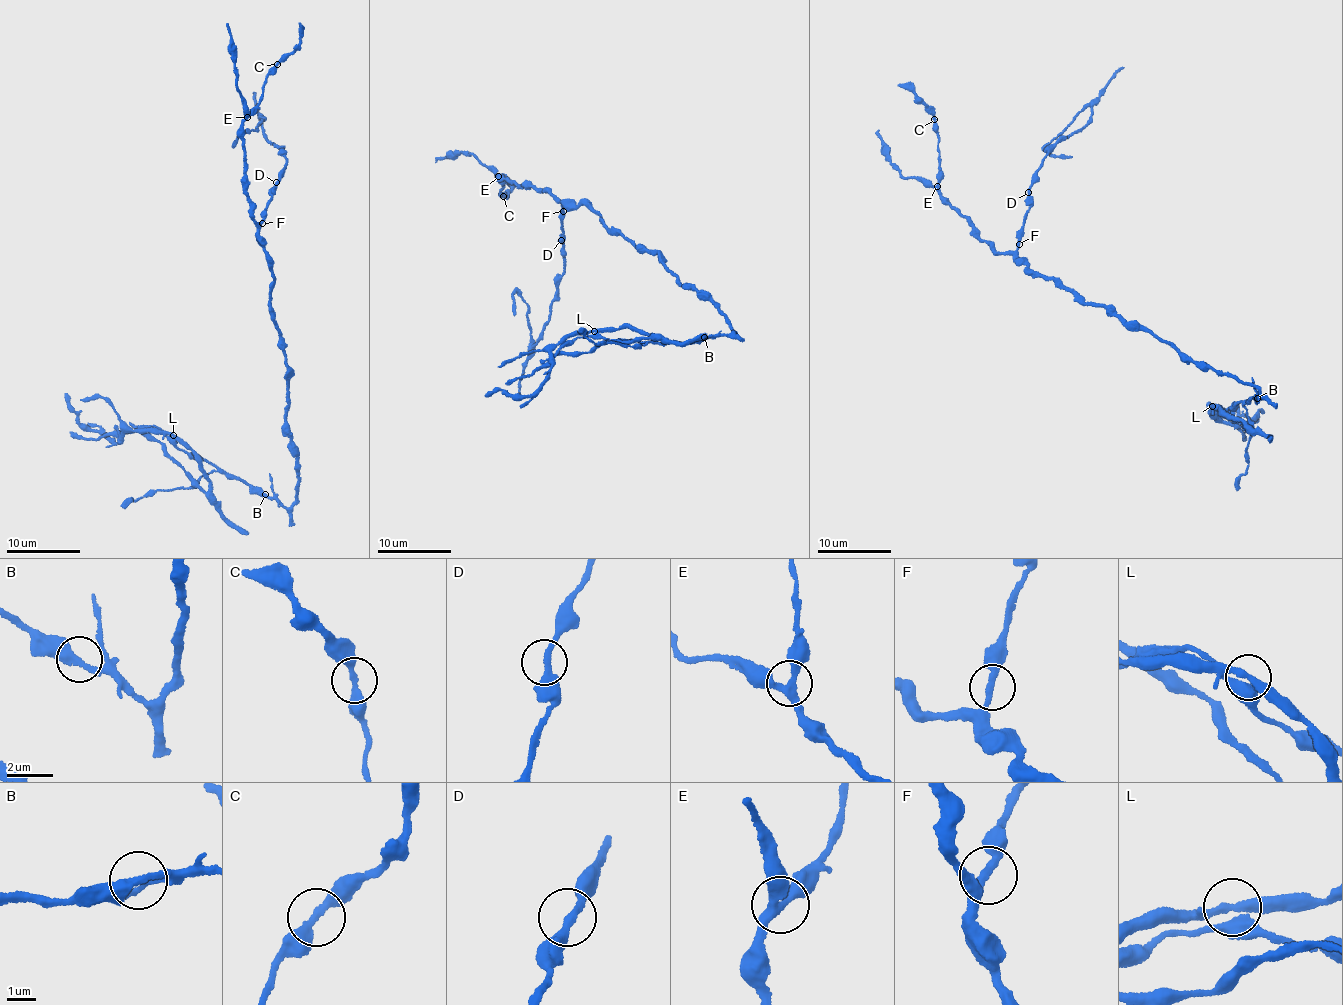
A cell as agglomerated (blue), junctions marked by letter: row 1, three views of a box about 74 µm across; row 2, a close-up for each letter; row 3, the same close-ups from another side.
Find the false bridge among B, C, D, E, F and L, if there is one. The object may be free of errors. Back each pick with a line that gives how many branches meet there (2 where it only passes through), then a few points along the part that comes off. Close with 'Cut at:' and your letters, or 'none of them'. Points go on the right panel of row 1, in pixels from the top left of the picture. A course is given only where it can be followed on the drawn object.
Cut at: none of them

